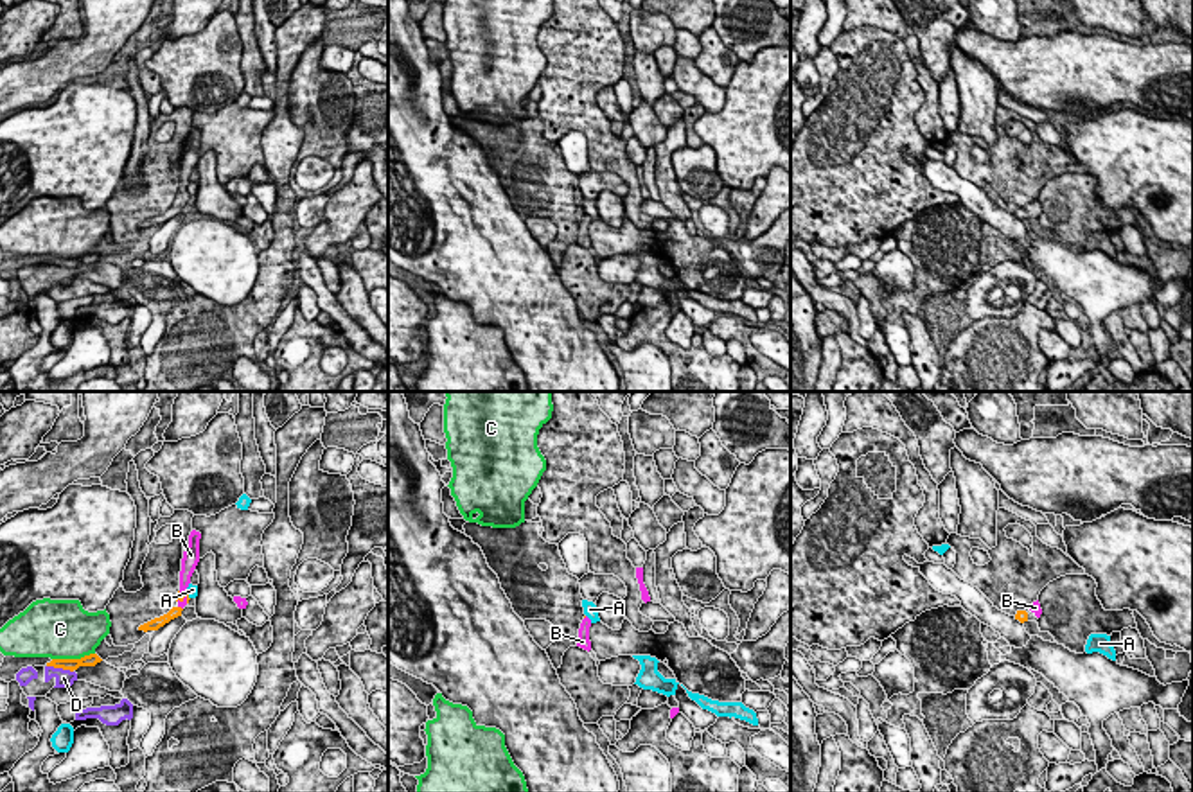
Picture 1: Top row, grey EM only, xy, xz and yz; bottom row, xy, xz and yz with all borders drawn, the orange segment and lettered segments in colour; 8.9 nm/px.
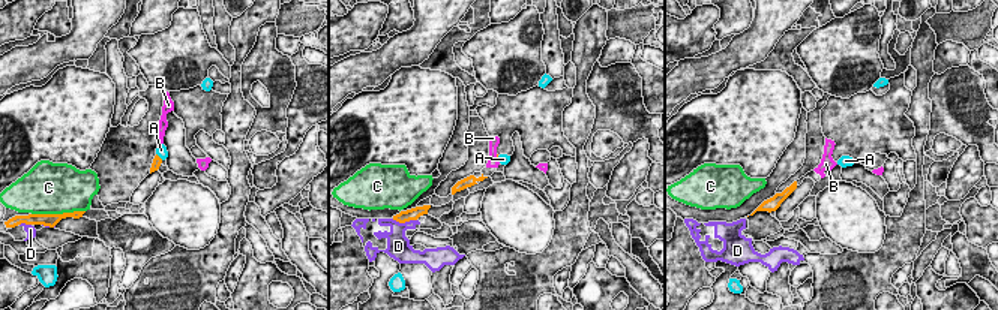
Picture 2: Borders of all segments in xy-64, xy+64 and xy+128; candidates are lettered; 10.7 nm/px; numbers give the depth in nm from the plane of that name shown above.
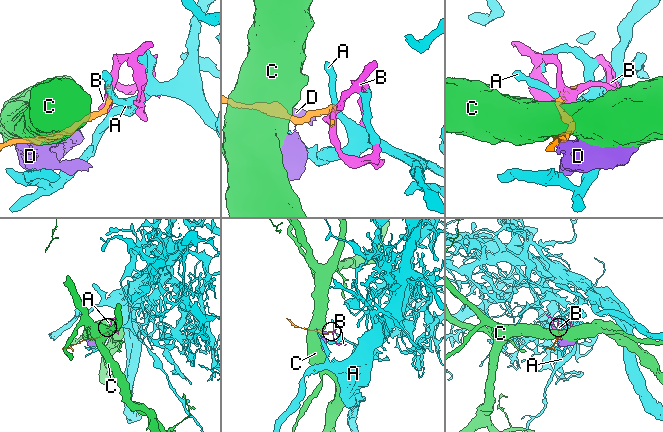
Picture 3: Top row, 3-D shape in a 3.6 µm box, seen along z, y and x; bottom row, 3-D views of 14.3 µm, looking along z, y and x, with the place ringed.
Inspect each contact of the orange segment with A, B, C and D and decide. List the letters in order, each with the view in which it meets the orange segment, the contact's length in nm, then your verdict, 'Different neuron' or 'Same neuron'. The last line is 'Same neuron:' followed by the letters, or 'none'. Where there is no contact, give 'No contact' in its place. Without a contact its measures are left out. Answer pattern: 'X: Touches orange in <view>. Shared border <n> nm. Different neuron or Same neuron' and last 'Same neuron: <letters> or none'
A: Touches orange in xy. Shared border 70 nm. Different neuron
B: Touches orange in xy. Shared border 140 nm. Same neuron
C: Touches orange in xy. Shared border 380 nm. Different neuron
D: Touches orange in xy. Shared border 240 nm. Different neuron
Same neuron: B

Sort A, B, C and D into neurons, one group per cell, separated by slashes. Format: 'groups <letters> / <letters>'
groups A / B / C / D

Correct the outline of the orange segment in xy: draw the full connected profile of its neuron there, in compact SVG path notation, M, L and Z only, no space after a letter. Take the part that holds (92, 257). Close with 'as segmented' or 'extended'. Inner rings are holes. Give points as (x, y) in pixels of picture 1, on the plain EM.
M97 251L84 253L81 257L52 257L47 264L63 266L63 268L77 268L79 264L95 264L102 257Z; as segmented

